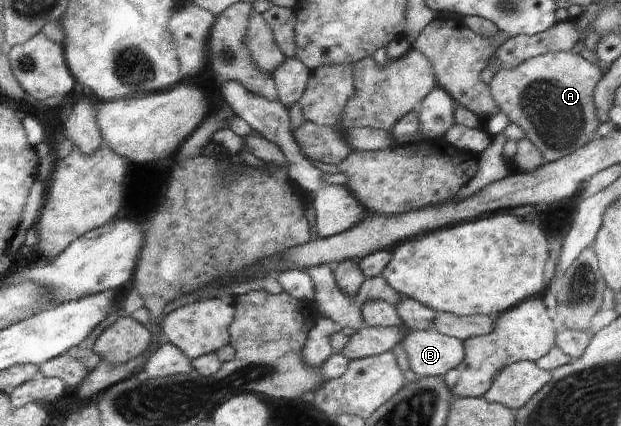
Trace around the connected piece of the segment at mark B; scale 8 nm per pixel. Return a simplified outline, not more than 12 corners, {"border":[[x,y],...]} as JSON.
{"border":[[408,330],[401,345],[418,378],[462,363],[463,340]]}

